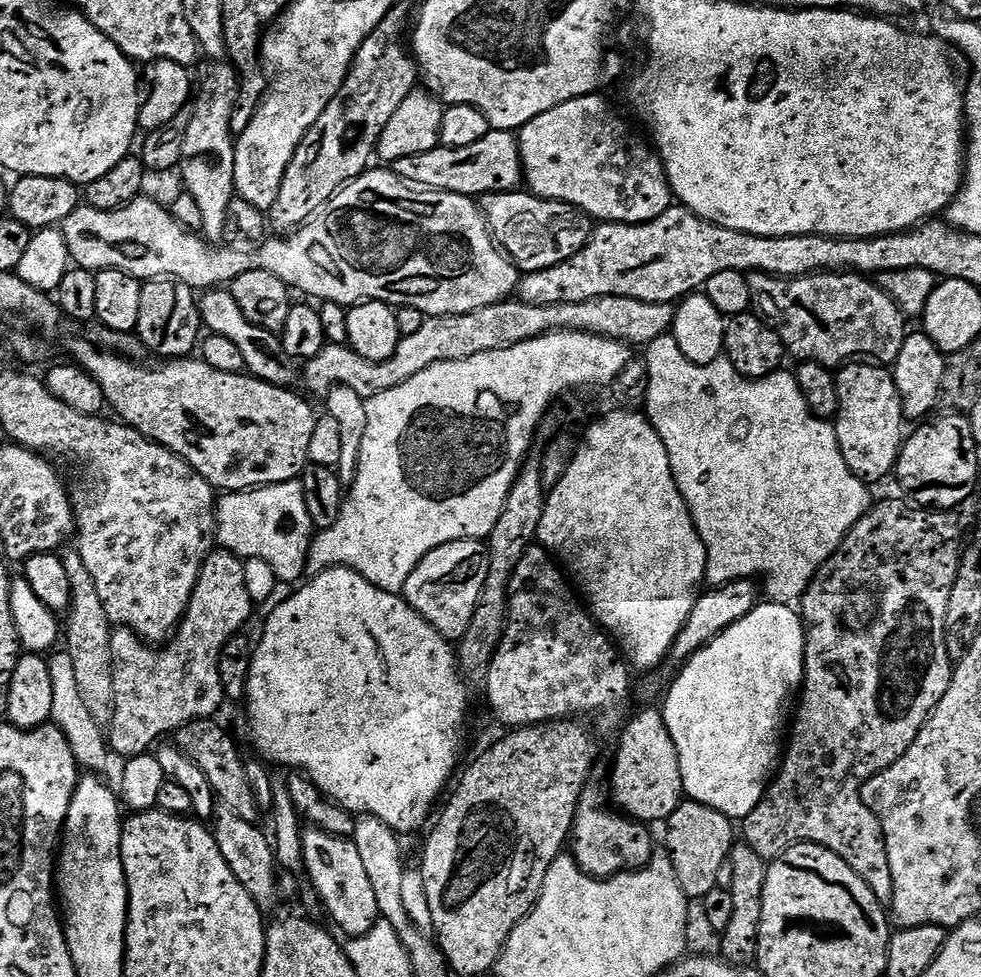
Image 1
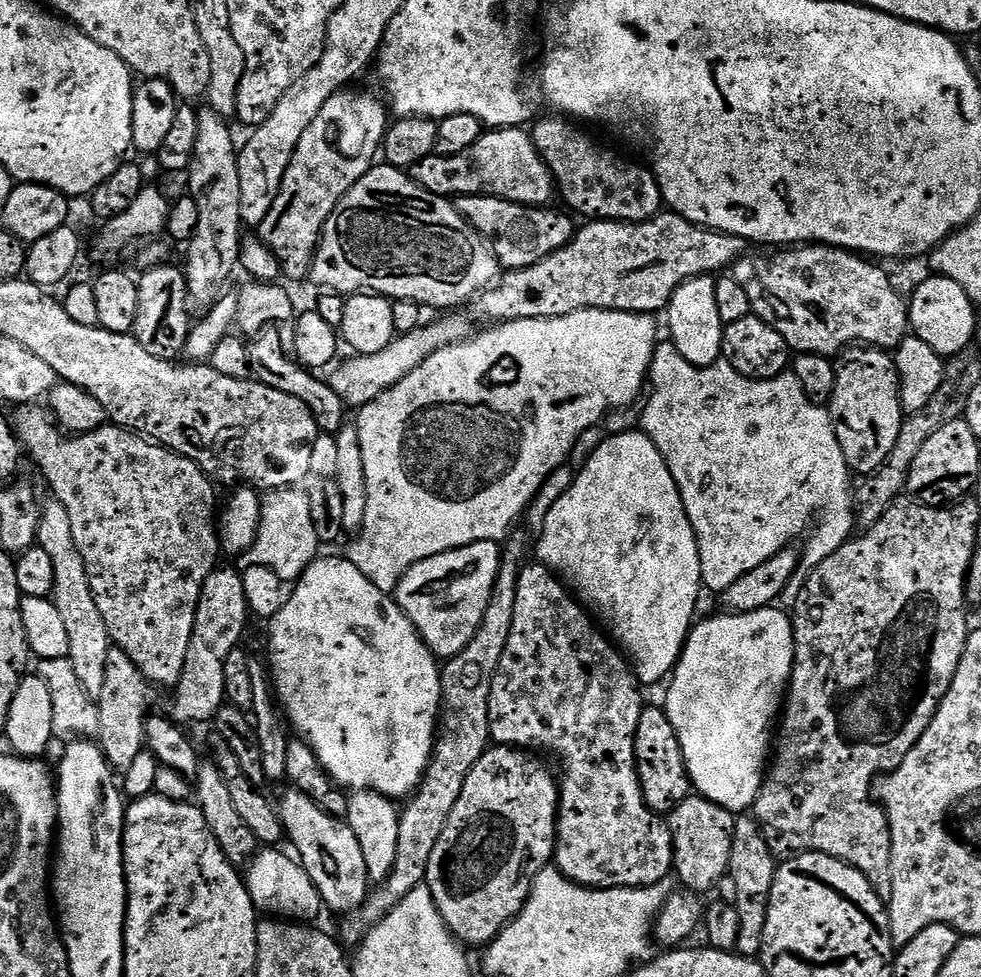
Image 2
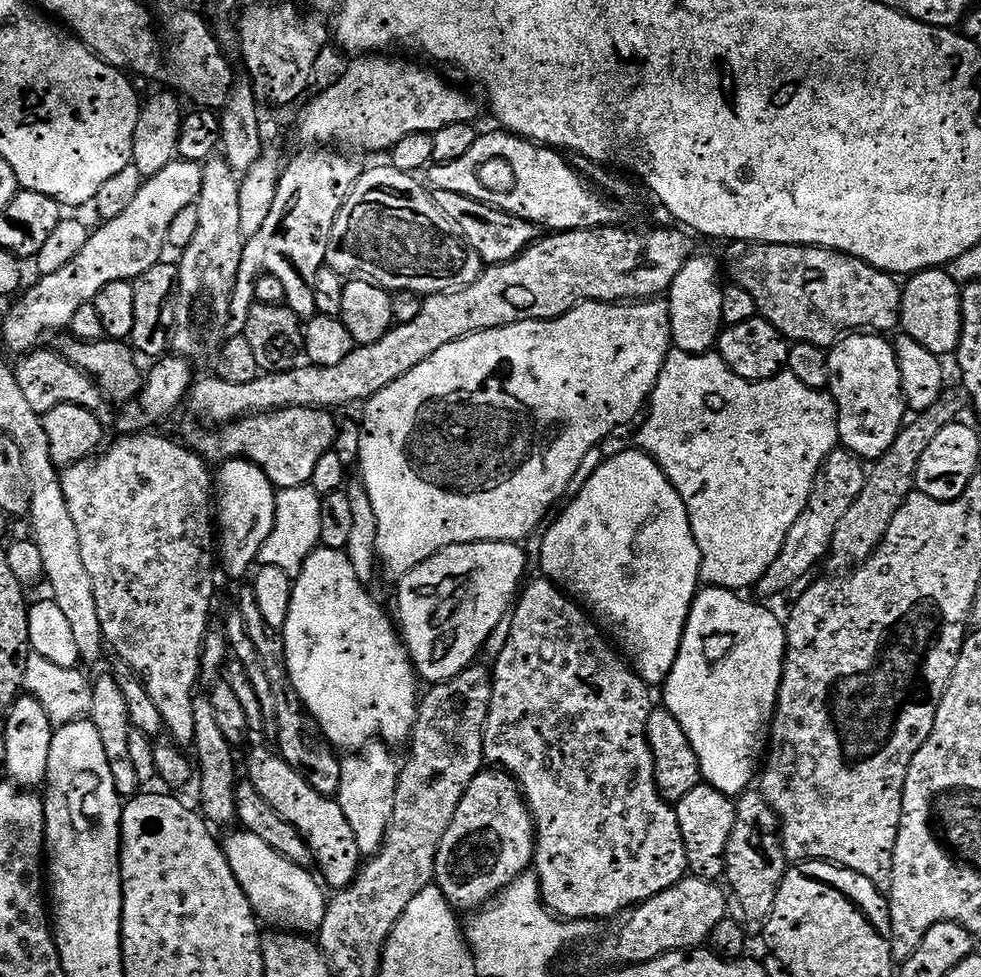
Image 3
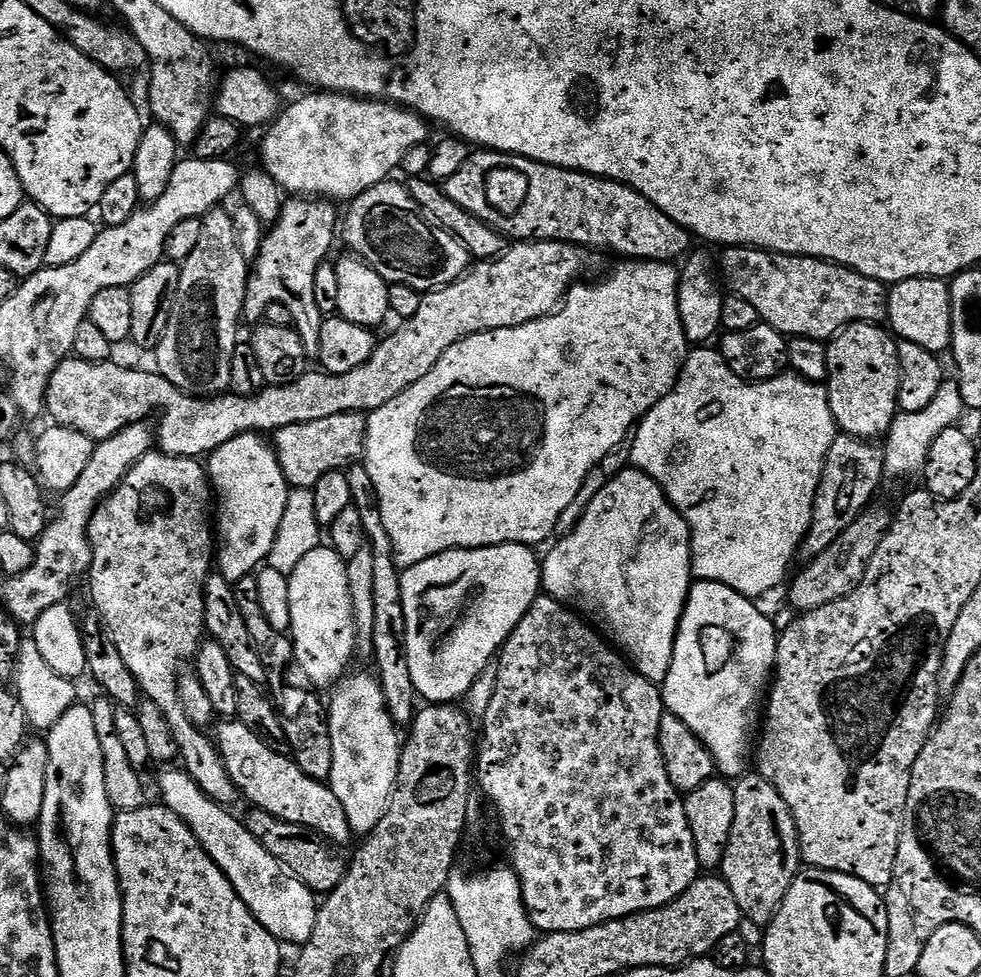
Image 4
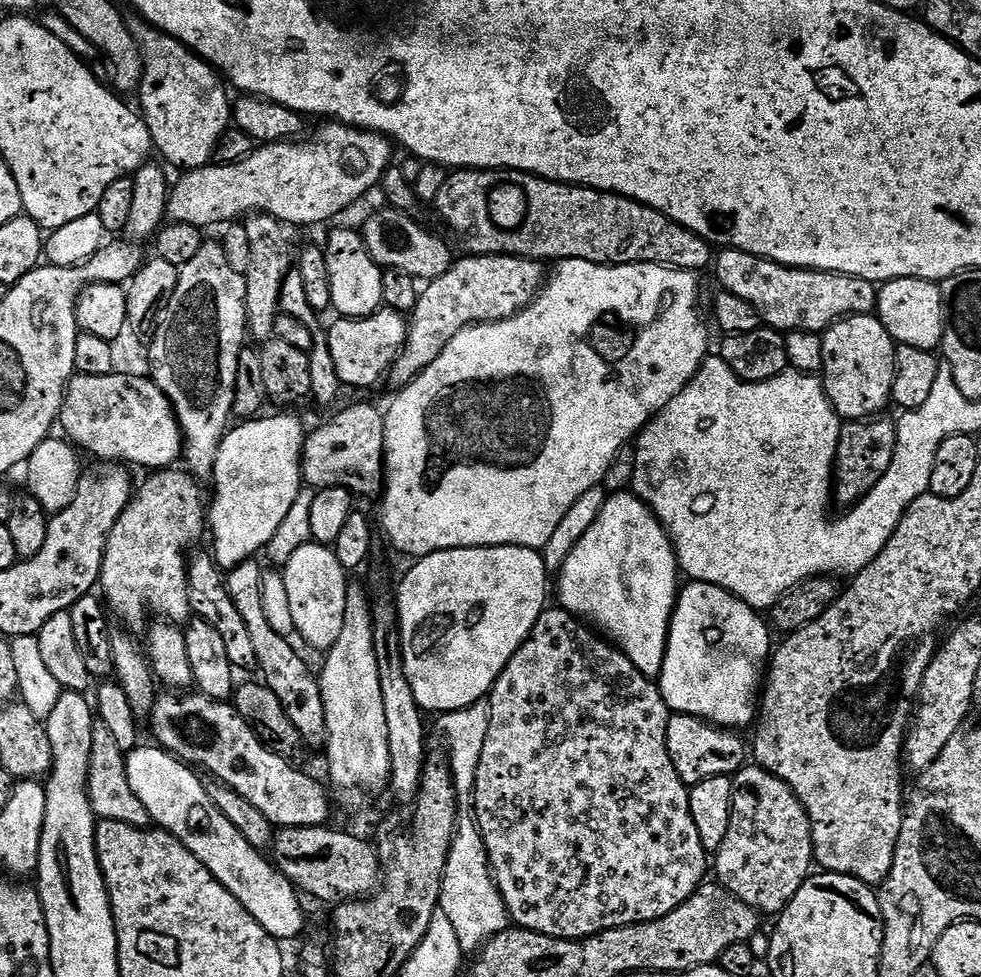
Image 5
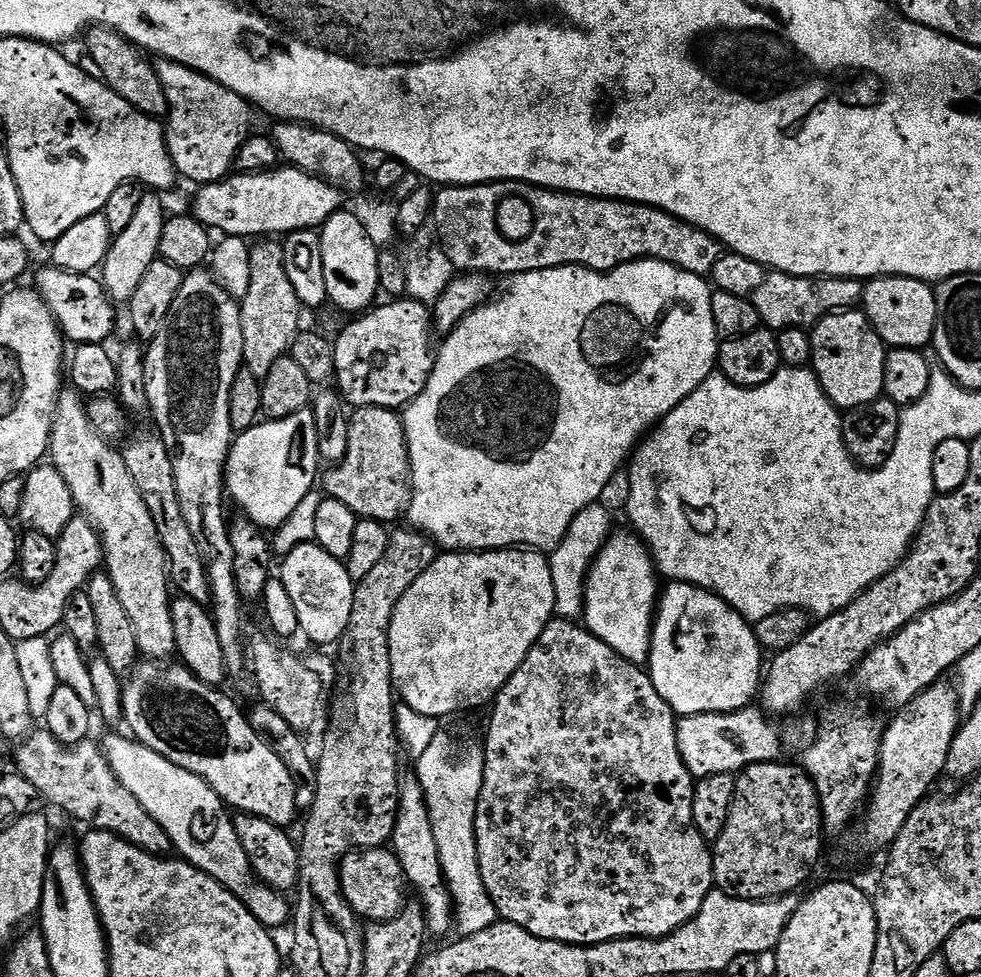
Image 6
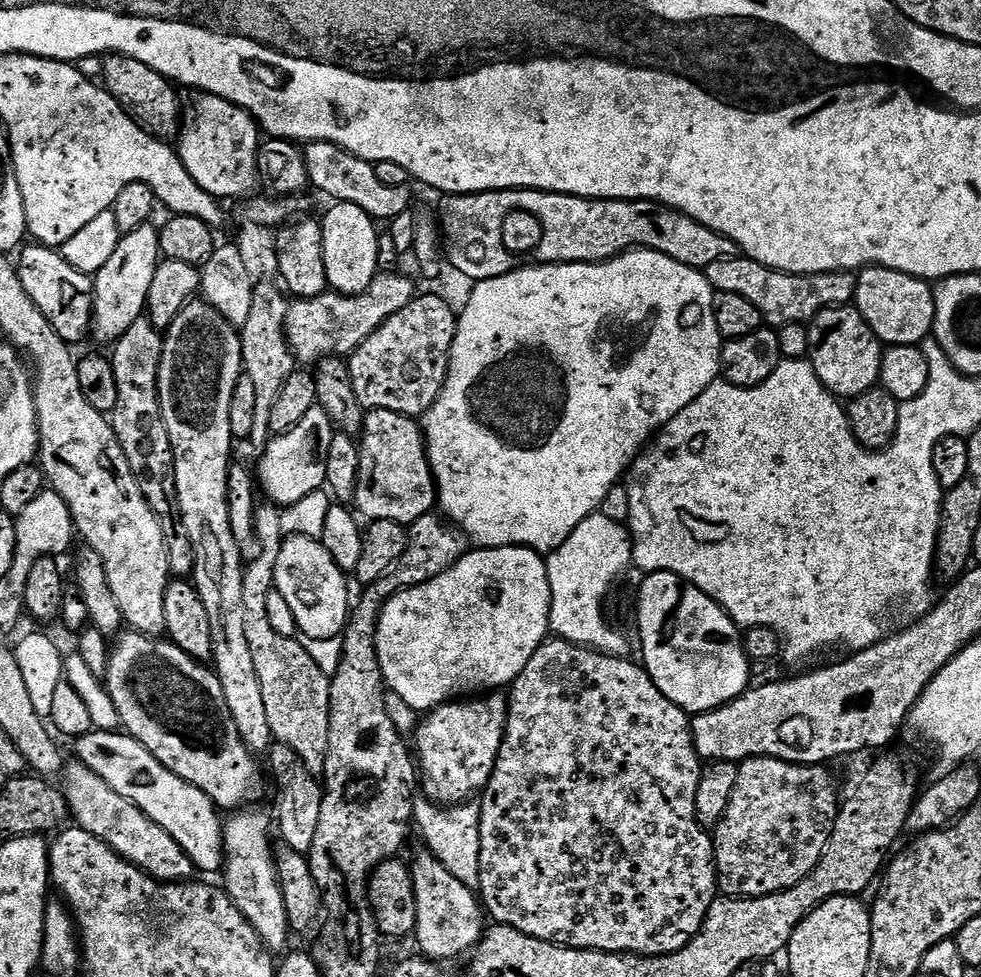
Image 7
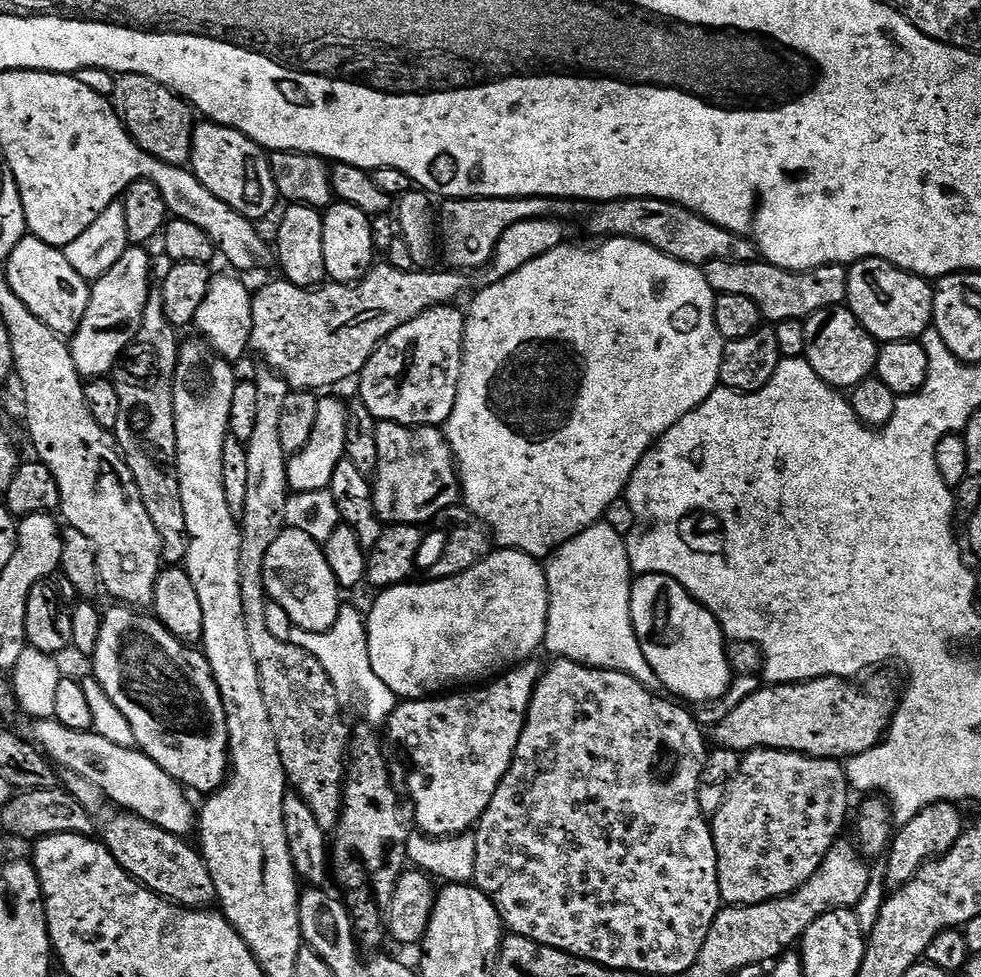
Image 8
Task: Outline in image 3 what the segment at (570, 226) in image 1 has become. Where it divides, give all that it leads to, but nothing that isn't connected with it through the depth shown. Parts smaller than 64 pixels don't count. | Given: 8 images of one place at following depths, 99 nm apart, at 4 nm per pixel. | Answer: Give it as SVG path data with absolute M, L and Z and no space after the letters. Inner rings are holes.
M435 190L434 195L438 210L446 214L453 228L480 255L485 265L510 262L522 255L538 239L538 229L535 224L504 212L500 208L491 208L474 198L466 198L466 194L454 194L450 190Z

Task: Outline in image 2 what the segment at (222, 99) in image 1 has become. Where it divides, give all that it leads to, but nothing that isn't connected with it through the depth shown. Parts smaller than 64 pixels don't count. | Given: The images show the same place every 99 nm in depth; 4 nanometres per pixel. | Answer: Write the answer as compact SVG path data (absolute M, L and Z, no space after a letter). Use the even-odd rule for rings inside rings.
M205 107L198 115L198 142L194 142L194 158L190 162L186 173L186 179L188 179L188 188L186 188L187 195L194 198L194 202L198 202L198 230L194 230L194 238L188 241L186 245L186 251L188 251L188 268L186 267L186 275L188 278L188 294L193 301L196 300L200 304L205 306L211 306L215 304L218 297L221 295L223 284L227 282L232 276L232 271L237 271L240 262L240 241L242 239L242 225L240 222L240 187L238 186L238 162L240 157L238 155L238 140L232 137L232 132L228 129L229 121L225 117L220 116L213 110L213 108Z

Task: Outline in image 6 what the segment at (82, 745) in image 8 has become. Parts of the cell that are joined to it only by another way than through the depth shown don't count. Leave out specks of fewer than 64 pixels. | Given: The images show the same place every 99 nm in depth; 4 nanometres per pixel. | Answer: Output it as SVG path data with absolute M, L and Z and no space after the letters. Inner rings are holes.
M108 736L102 740L104 757L110 762L122 786L126 786L126 790L130 790L130 794L134 794L134 798L138 798L138 802L146 806L150 818L154 818L154 822L158 822L158 826L166 830L166 834L172 839L173 849L188 863L213 876L221 886L229 888L265 928L277 930L276 928L282 927L283 924L285 927L290 920L289 901L287 904L284 901L287 899L281 893L257 881L256 874L252 871L252 863L246 858L246 850L242 850L242 842L238 842L238 834L232 825L233 817L220 795L205 780L198 778L198 774L190 774L190 770L182 770L182 766L174 766L174 762L162 758L162 754L150 750L139 740L124 736Z

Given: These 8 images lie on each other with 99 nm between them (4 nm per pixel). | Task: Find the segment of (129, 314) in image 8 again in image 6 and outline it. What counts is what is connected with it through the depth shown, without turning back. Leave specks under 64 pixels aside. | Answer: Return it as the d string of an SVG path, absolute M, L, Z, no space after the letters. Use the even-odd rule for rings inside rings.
M152 190L145 191L142 202L138 202L138 211L134 214L134 222L122 230L122 234L114 237L111 248L108 249L108 257L103 262L102 283L108 291L108 297L117 305L127 305L134 298L134 292L138 290L138 284L150 270L152 263L160 255L160 243L162 242L162 226L166 219L164 204L159 200L157 193Z

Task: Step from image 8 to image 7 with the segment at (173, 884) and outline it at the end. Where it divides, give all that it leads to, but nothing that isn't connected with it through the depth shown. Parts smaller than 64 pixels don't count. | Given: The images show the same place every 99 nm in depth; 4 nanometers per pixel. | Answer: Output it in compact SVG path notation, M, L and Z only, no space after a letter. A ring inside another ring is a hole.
M72 762L67 765L66 777L68 776L68 788L66 795L68 798L68 811L75 827L86 830L94 834L102 842L106 842L113 850L123 858L129 860L134 866L142 869L147 876L153 876L156 880L165 882L188 882L193 879L194 865L191 858L134 802L122 798L114 786L106 786L94 770L90 770L84 764Z

